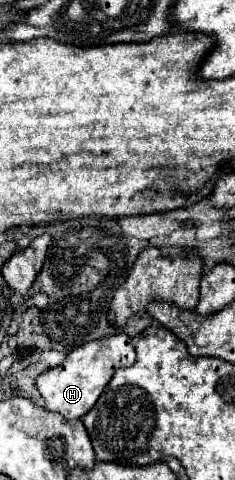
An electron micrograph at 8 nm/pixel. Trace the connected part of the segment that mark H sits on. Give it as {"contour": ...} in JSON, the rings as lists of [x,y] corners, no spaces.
{"contour":[[[126,334],[106,336],[106,338],[100,338],[100,340],[74,348],[60,366],[50,368],[38,376],[36,388],[40,390],[40,394],[46,402],[46,408],[50,412],[58,412],[66,420],[82,418],[96,404],[98,396],[102,394],[102,390],[114,376],[116,368],[132,366],[134,360],[136,360],[136,352]]]}

